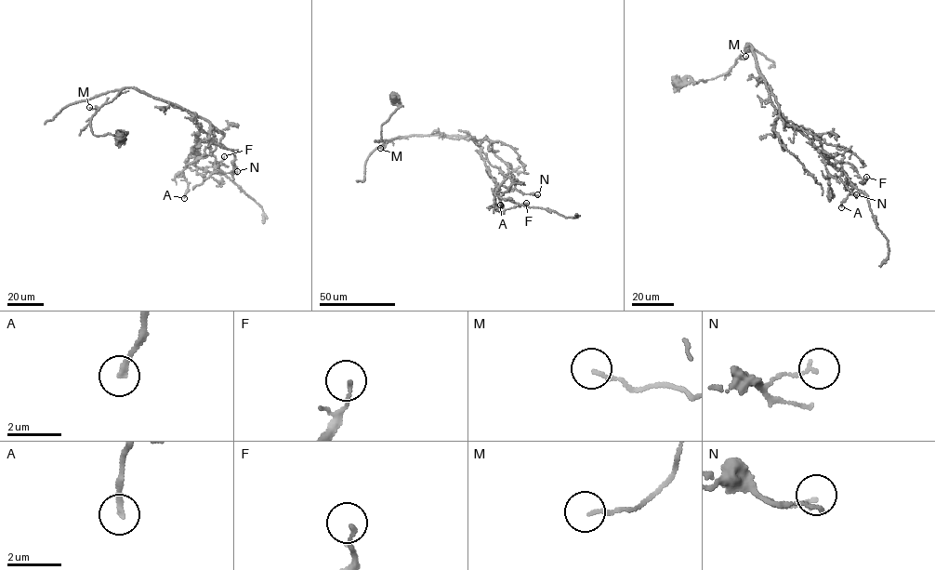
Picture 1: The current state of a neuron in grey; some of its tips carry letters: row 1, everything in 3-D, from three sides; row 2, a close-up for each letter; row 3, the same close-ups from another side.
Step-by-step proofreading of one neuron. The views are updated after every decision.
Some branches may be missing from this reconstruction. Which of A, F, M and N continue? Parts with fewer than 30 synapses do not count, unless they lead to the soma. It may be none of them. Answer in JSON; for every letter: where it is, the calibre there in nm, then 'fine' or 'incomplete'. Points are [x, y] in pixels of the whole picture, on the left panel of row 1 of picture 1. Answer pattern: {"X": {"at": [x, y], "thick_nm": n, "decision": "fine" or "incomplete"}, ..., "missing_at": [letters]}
{"A": {"at": [184, 198], "thick_nm": 200, "decision": "fine"}, "F": {"at": [224, 156], "thick_nm": 120, "decision": "fine"}, "M": {"at": [89, 107], "thick_nm": 140, "decision": "fine"}, "N": {"at": [237, 171], "thick_nm": 130, "decision": "fine"}, "missing_at": []}

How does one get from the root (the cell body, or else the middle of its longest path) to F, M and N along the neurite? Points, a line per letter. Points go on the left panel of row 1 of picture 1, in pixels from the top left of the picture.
F: (119, 138), (127, 133), (95, 135), (90, 121), (134, 87), (194, 116), (191, 170), (224, 156)
M: (119, 138), (127, 133), (93, 134), (90, 121), (99, 108), (89, 107)
N: (119, 138), (127, 133), (95, 135), (90, 121), (121, 90), (136, 87), (192, 114), (216, 165), (237, 171)

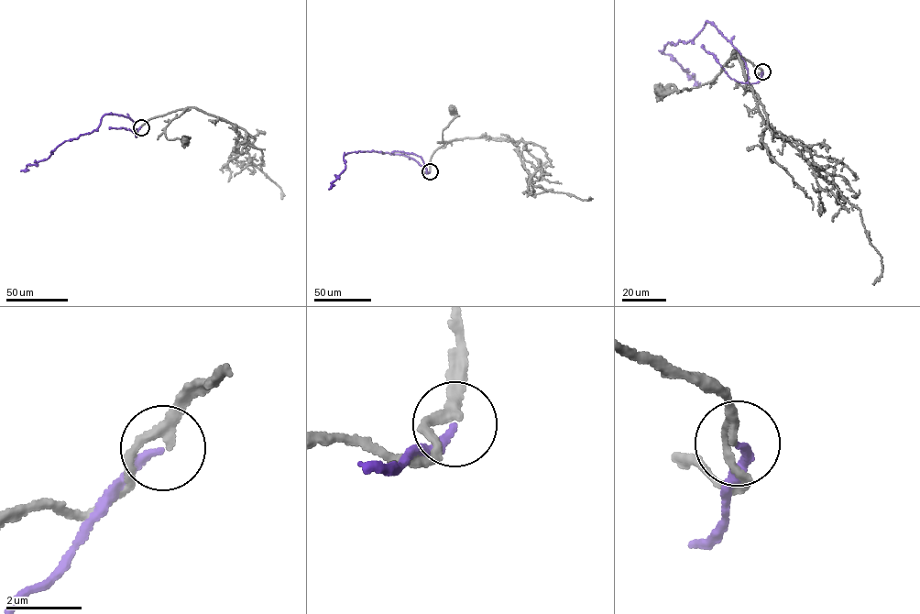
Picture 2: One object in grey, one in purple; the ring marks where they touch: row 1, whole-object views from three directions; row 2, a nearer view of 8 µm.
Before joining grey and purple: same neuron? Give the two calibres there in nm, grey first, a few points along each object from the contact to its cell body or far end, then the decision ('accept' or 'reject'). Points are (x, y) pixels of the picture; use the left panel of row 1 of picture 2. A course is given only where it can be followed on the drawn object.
calibres 240 and 200 nm; course grey (141, 126), (155, 117), (184, 108), (170, 121), (165, 133), (168, 139), (190, 137), (184, 141); course purple (141, 126), (136, 137), (134, 122), (128, 116), (104, 115), (96, 129), (65, 141), (46, 159), (20, 171); reject

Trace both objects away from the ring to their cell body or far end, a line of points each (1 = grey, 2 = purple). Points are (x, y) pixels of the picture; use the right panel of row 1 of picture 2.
1: (761, 71), (734, 53), (733, 49), (721, 72), (712, 81), (689, 91), (662, 91)
2: (761, 71), (760, 81), (748, 82), (741, 56), (706, 21), (693, 40), (668, 42), (662, 52), (699, 84)

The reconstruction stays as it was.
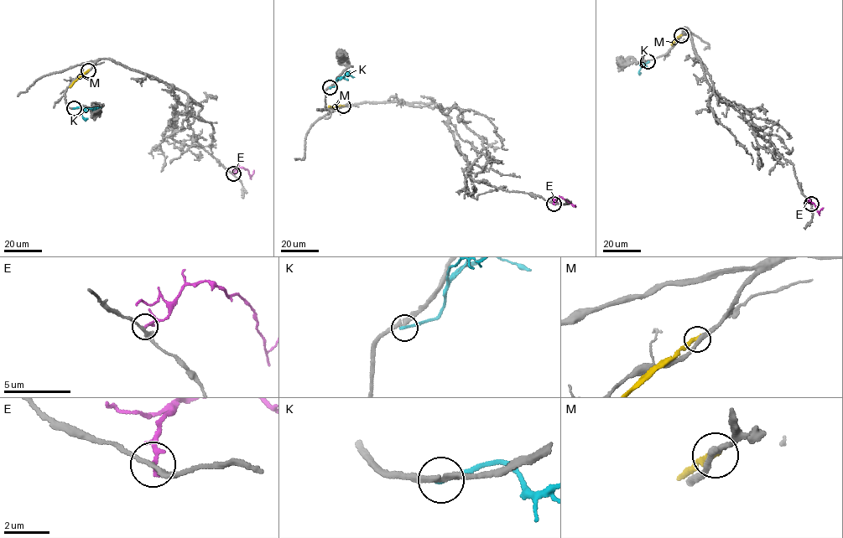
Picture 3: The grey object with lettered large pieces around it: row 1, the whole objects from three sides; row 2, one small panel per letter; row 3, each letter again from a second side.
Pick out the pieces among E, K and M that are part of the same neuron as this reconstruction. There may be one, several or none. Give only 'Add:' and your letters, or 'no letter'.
Add: no letter

